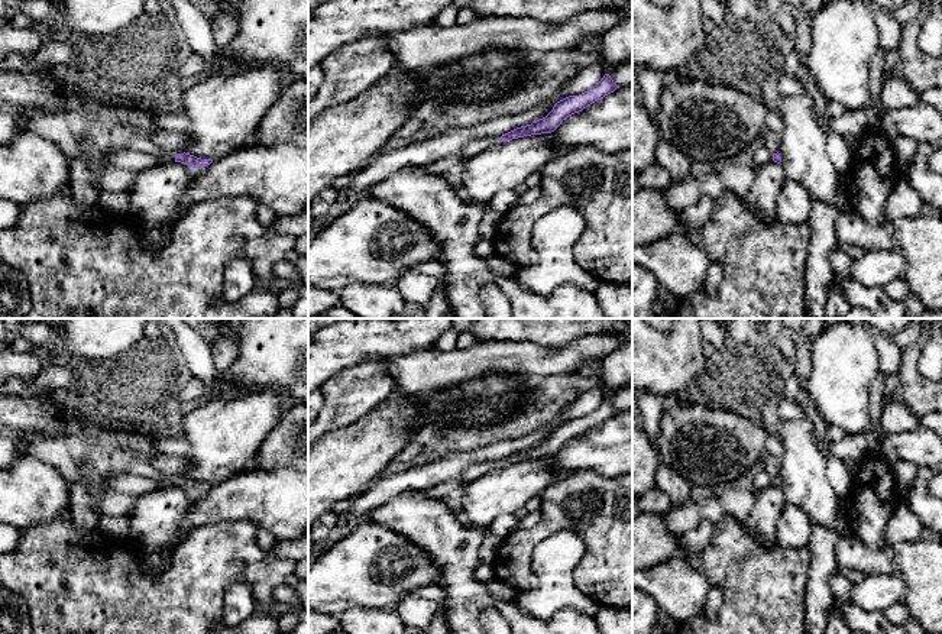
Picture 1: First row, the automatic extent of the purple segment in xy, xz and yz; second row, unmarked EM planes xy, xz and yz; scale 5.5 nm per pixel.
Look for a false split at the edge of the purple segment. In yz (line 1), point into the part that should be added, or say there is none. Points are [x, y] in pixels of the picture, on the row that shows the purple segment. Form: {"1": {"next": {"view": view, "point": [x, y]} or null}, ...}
{"1": {"next": null}}

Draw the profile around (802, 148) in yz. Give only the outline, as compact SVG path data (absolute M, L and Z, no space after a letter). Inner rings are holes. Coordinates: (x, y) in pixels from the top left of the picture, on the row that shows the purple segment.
M783 96L780 106L781 166L787 179L800 182L812 197L842 211L852 208L838 172L826 153L826 138L816 120L813 97Z

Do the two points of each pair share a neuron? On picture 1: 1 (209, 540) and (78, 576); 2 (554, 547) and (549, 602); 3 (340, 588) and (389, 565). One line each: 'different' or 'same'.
1: same
2: same
3: same

